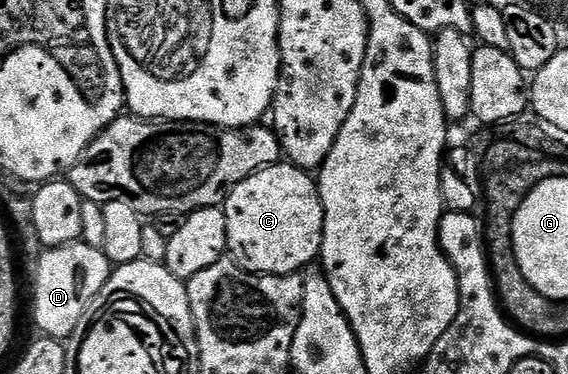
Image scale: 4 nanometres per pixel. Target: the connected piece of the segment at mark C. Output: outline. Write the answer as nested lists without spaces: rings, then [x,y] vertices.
[[[283,160],[276,166],[258,170],[248,180],[236,184],[224,203],[228,240],[226,249],[242,269],[249,274],[297,274],[305,271],[310,262],[322,253],[324,208],[318,194],[318,183],[307,171]]]

